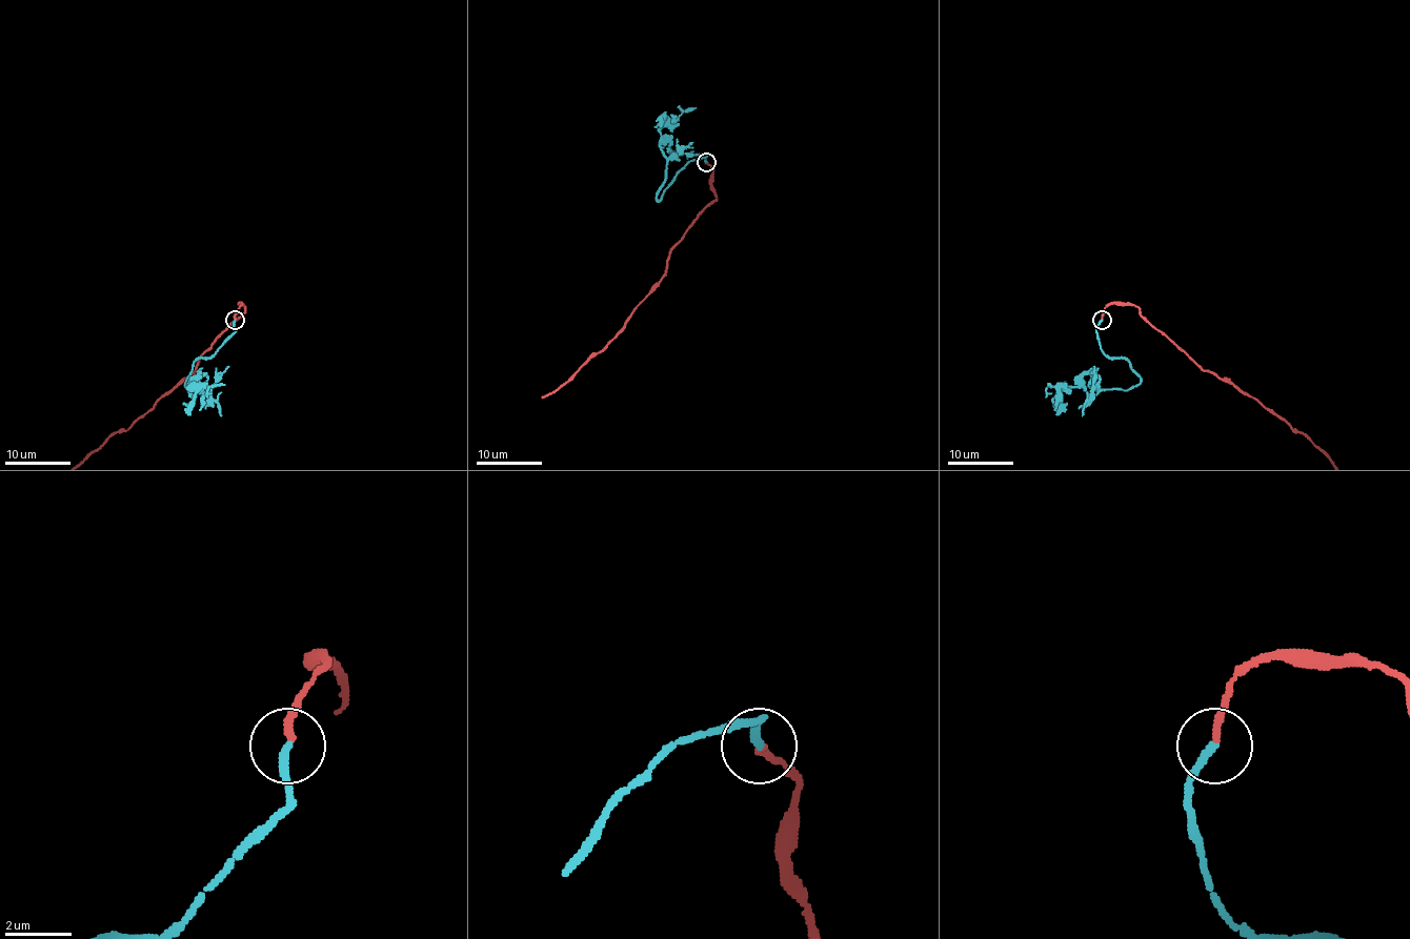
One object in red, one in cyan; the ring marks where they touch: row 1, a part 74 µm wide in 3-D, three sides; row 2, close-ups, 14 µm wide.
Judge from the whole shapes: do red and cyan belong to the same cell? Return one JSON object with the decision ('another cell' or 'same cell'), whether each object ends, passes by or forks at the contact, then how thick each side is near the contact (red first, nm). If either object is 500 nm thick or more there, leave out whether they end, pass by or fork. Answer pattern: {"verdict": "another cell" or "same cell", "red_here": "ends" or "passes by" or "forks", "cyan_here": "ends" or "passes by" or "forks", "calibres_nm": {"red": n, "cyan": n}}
{"verdict": "same cell", "red_here": "ends", "cyan_here": "ends", "calibres_nm": {"red": 190, "cyan": 240}}

